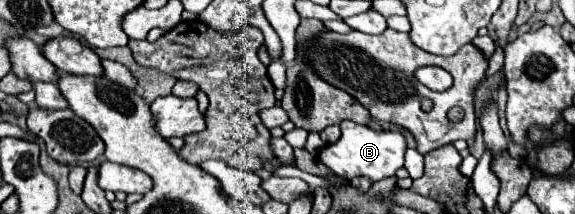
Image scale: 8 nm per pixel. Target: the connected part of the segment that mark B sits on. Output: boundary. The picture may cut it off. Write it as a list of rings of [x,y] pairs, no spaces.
[[[344,120],[340,140],[322,148],[318,158],[336,176],[342,176],[348,180],[352,180],[356,176],[366,176],[376,182],[376,180],[394,176],[396,170],[404,166],[404,152],[406,150],[408,150],[408,144],[406,144],[406,138],[400,130],[372,130],[370,126]]]

